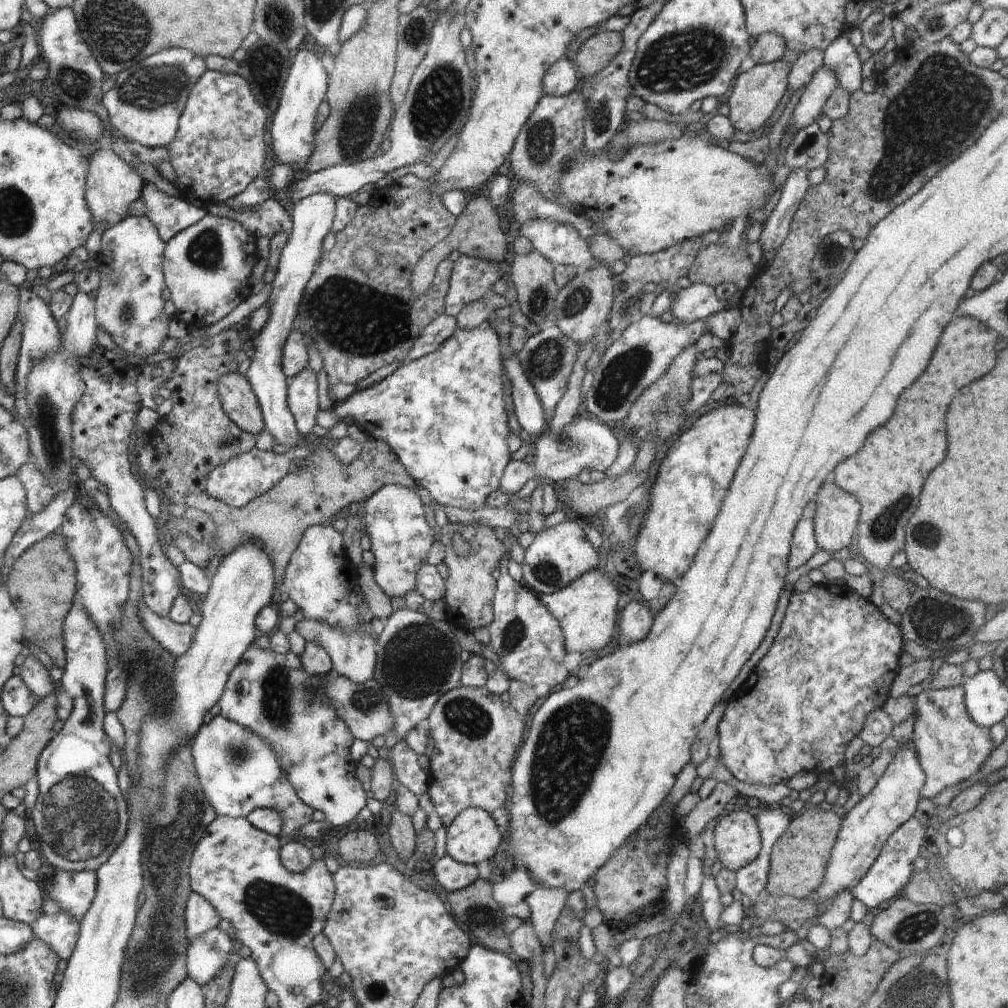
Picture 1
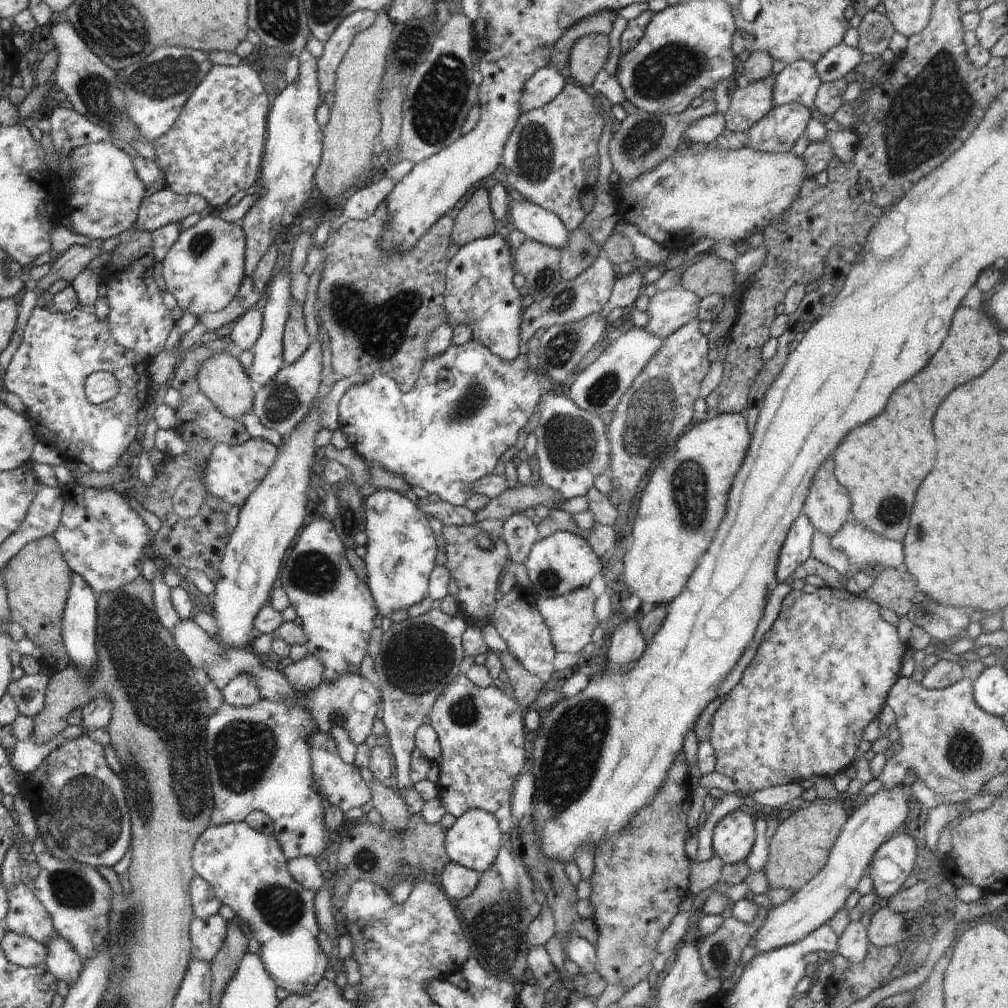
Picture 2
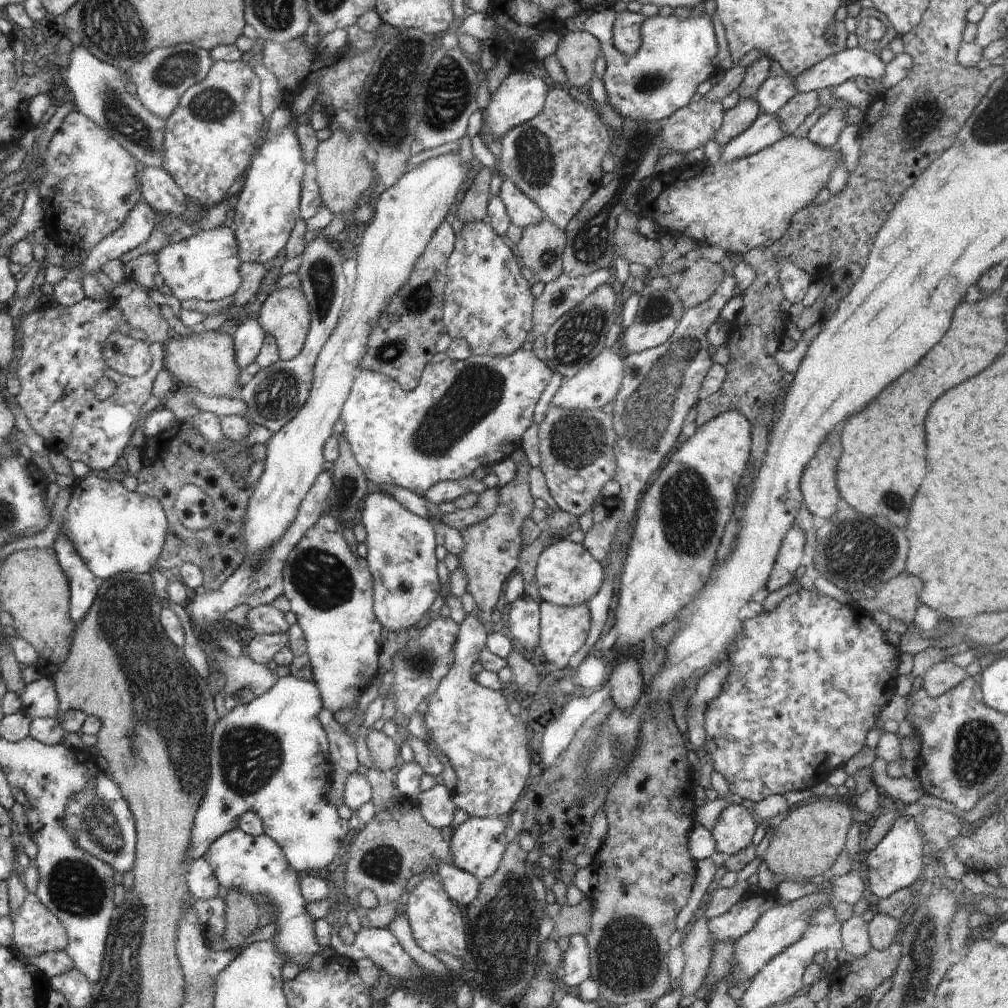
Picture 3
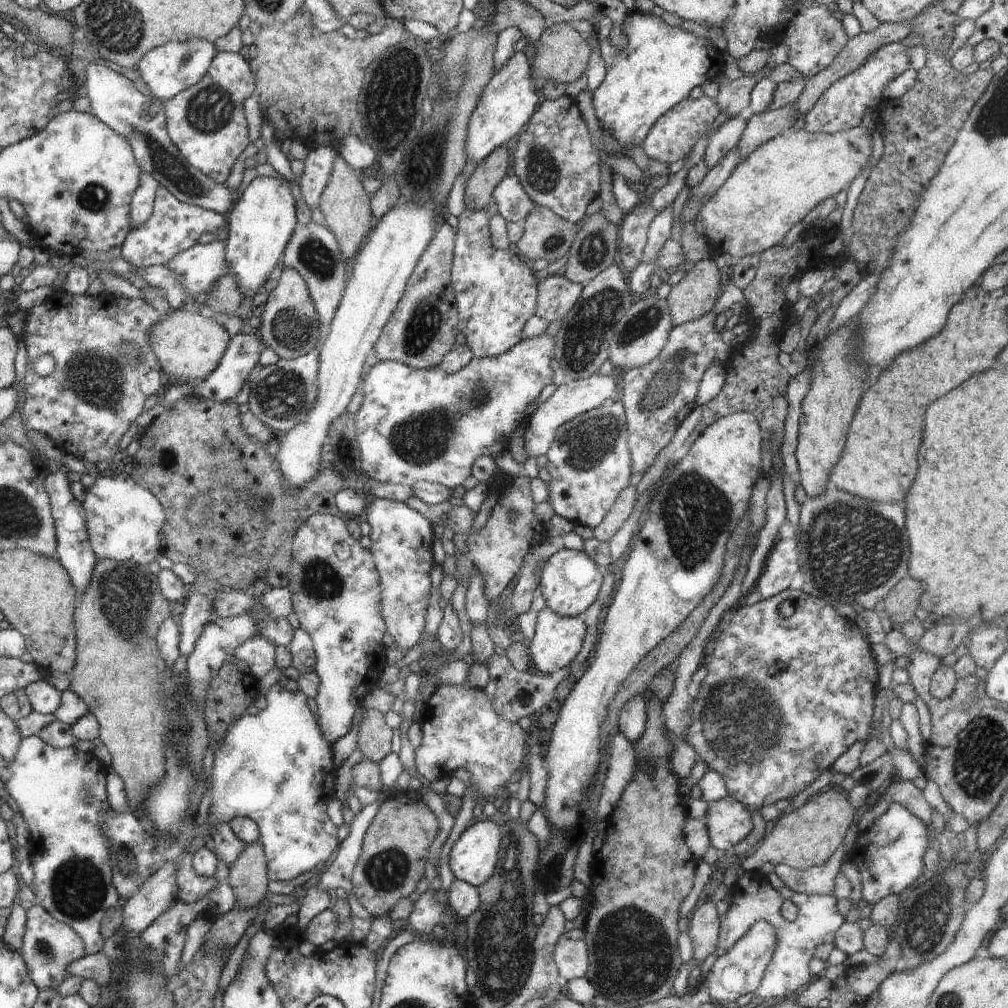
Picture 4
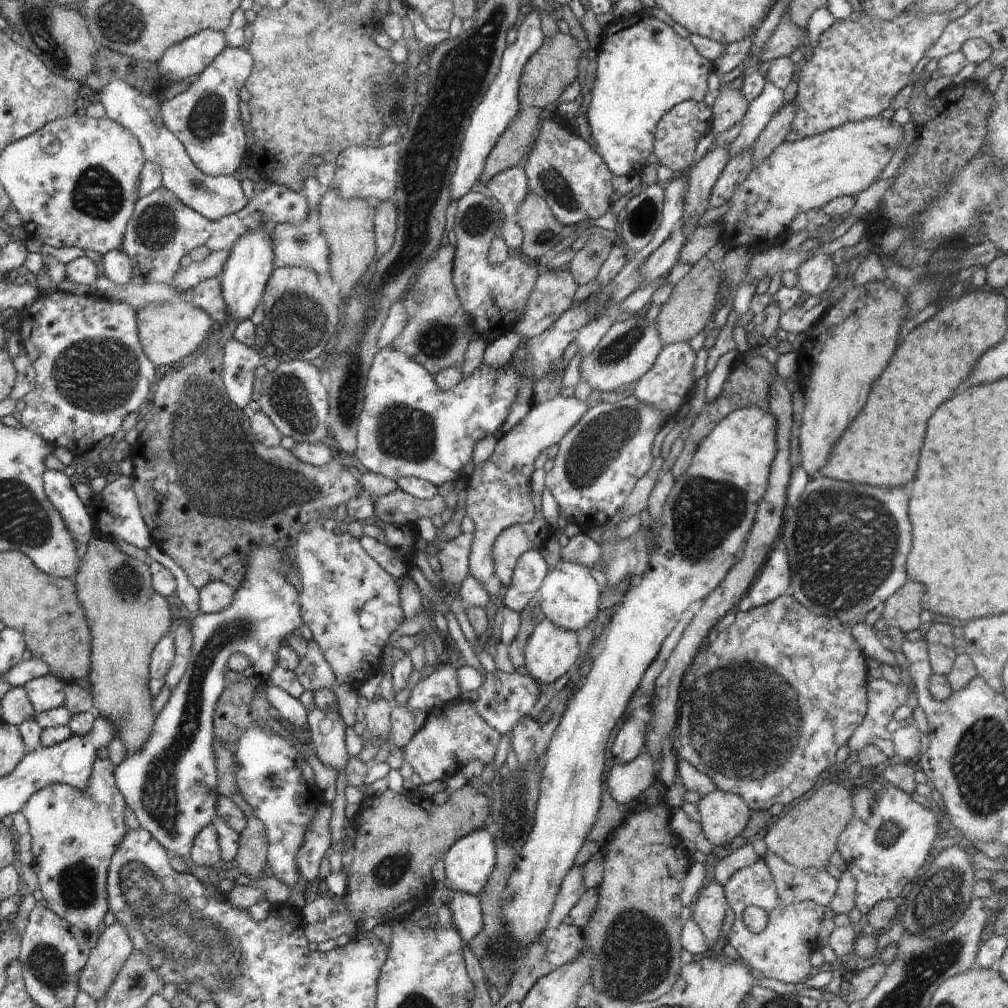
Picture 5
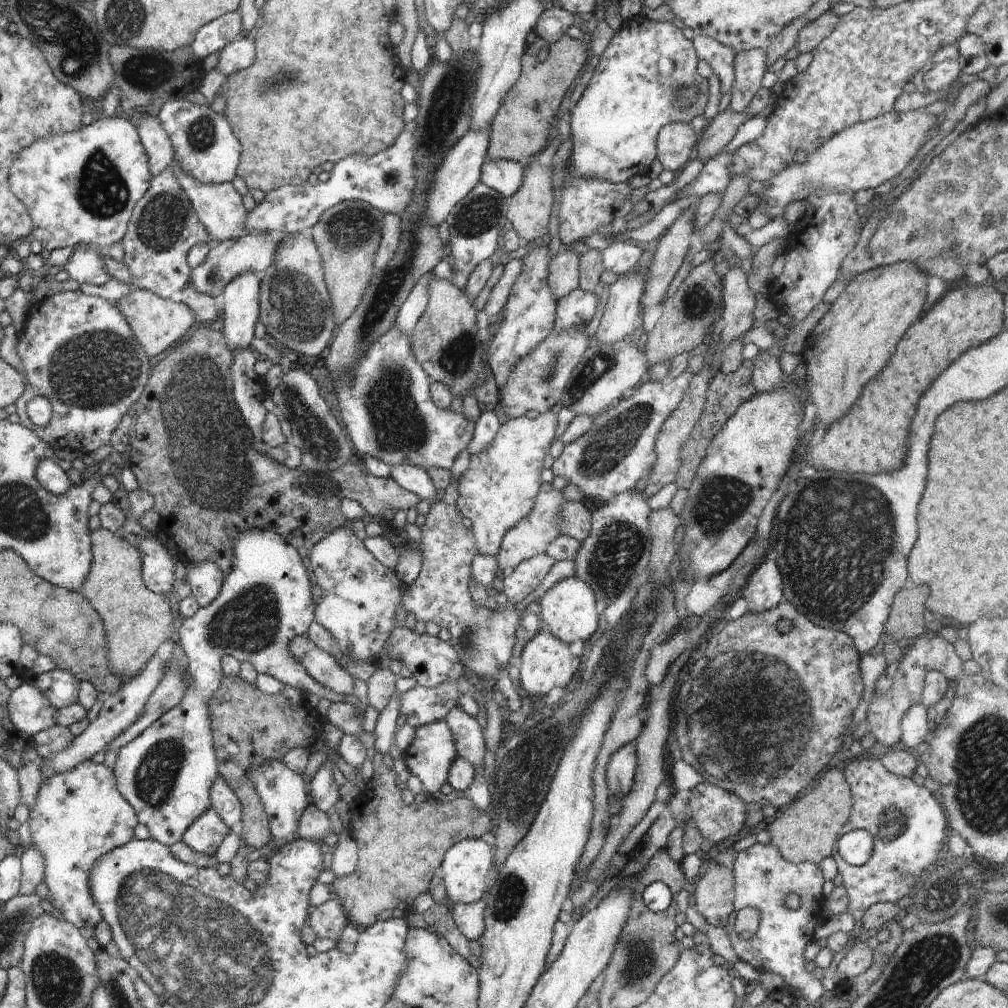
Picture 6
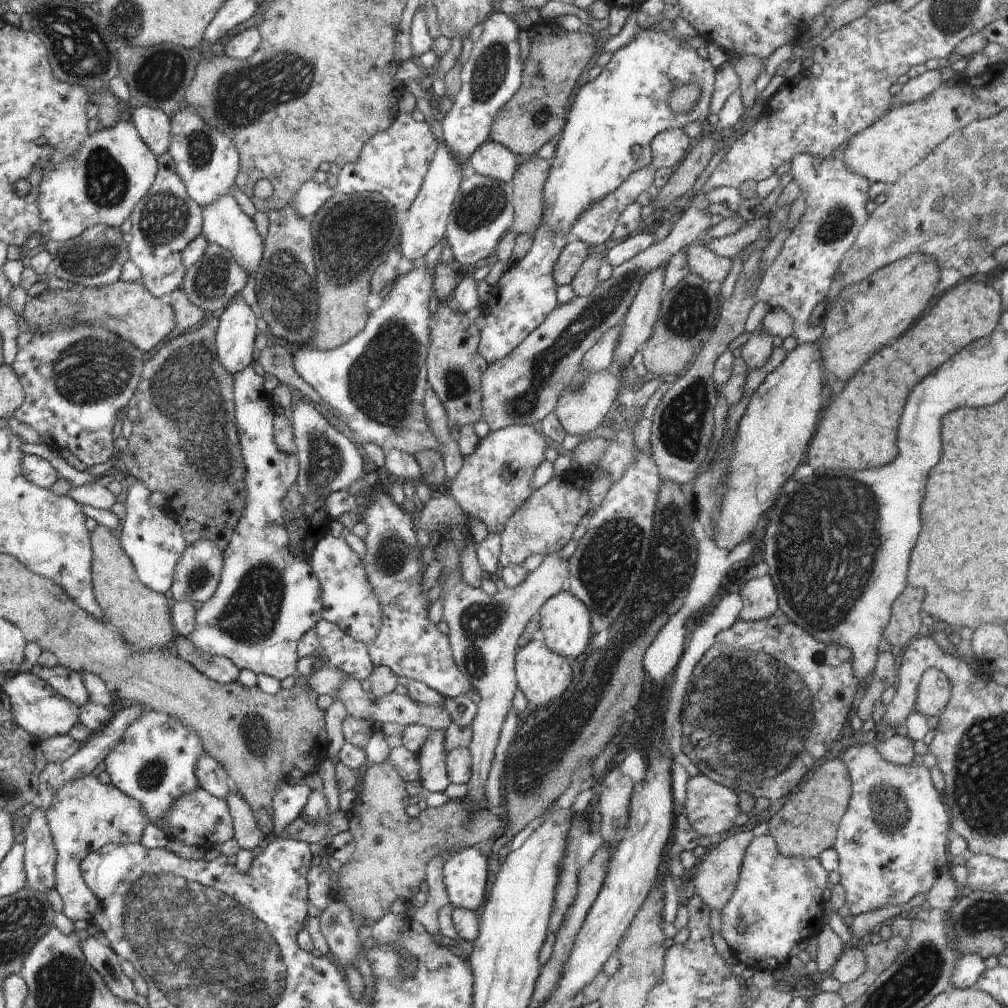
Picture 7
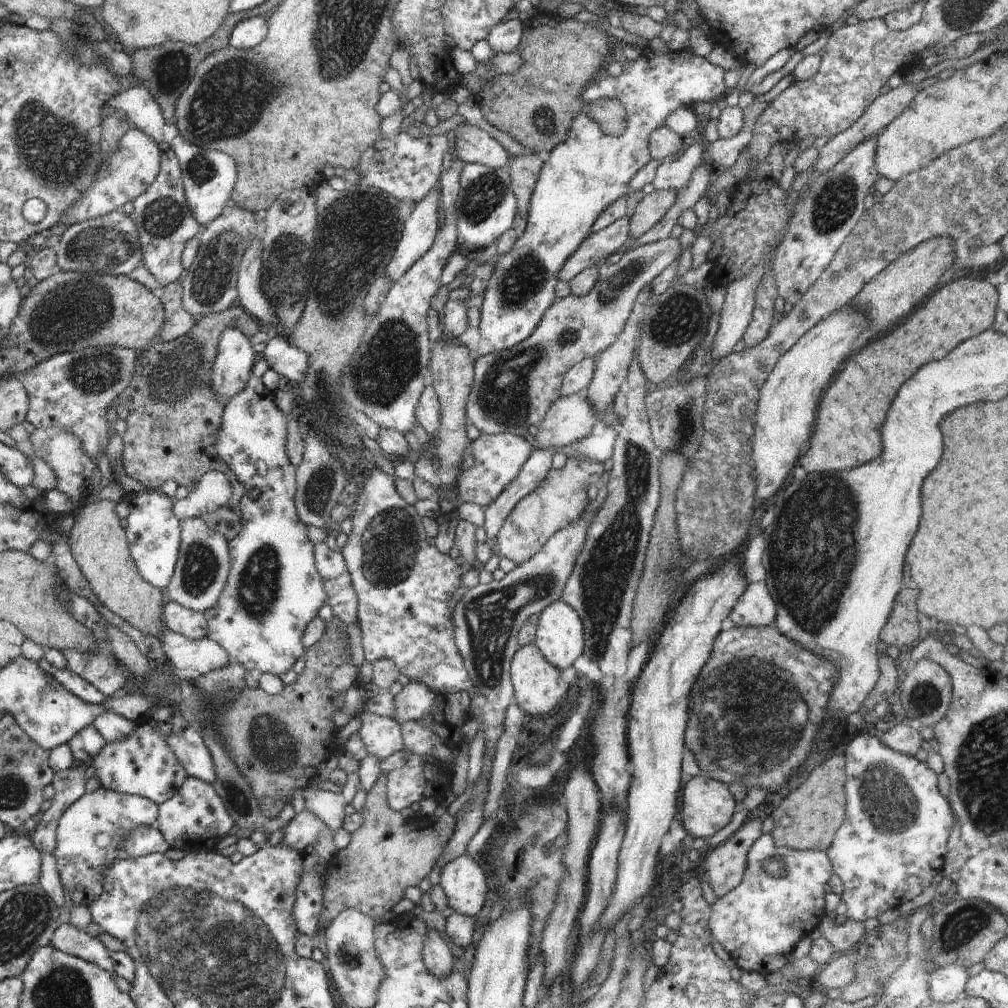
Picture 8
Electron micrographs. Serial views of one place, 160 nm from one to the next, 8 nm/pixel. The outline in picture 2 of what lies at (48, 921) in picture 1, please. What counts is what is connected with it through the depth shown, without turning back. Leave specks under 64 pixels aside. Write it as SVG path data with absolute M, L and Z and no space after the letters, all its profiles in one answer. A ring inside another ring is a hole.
M57 936L47 945L45 965L56 977L56 980L66 982L68 986L73 985L83 969L83 962L78 953L66 942L65 938Z

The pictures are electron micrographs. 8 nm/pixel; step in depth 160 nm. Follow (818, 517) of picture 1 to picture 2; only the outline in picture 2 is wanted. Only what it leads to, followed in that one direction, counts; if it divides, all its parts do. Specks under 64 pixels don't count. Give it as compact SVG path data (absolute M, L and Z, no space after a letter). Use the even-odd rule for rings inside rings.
M826 460L814 474L812 490L804 503L804 512L815 530L830 538L852 516L849 492L837 481L834 460Z

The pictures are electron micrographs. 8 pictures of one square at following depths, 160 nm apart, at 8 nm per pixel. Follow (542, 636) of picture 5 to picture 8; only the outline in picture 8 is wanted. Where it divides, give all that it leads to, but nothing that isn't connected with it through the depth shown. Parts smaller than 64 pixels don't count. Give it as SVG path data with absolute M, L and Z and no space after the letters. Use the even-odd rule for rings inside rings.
M528 644L522 646L516 655L513 657L511 663L511 682L516 694L516 702L525 714L532 714L532 716L540 716L548 714L563 698L569 686L562 680L562 672L552 666L546 658L542 656L536 644Z

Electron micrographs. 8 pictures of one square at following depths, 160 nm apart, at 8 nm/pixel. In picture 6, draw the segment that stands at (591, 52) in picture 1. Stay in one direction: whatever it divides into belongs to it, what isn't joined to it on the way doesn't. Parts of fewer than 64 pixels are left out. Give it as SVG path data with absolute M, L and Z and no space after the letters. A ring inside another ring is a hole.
M562 35L556 42L549 44L542 37L526 48L521 58L521 77L503 98L503 105L491 122L489 130L489 145L486 158L490 160L506 159L519 161L530 158L540 152L550 138L550 126L554 126L554 118L558 114L559 106L570 84L576 76L582 73L582 66L586 62L588 46L583 40L573 39L569 35Z

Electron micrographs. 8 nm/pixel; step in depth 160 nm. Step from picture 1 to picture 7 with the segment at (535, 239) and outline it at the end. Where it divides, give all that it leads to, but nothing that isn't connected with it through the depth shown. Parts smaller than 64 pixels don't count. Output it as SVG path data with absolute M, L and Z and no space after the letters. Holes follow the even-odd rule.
M484 141L468 160L471 172L505 183L513 181L517 171L516 155L497 142Z

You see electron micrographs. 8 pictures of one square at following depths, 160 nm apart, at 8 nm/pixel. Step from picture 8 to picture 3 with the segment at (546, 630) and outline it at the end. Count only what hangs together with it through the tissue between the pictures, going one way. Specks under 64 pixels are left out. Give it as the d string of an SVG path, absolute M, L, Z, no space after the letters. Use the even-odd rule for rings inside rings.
M570 538L546 546L537 560L536 578L540 596L544 601L573 607L587 603L604 584L605 565L599 563L588 549Z

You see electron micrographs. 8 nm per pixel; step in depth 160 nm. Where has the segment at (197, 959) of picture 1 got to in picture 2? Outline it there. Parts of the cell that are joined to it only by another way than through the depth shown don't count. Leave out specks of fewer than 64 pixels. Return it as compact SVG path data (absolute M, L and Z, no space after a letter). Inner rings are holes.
M220 913L205 919L194 916L189 924L191 956L209 964L224 944L227 926L227 920Z

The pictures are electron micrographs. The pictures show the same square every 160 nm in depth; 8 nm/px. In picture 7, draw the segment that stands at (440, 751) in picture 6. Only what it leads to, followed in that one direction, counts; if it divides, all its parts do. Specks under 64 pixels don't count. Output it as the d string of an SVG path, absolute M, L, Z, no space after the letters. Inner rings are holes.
M431 730L416 756L420 761L420 782L425 792L444 792L451 783L447 775L444 730Z

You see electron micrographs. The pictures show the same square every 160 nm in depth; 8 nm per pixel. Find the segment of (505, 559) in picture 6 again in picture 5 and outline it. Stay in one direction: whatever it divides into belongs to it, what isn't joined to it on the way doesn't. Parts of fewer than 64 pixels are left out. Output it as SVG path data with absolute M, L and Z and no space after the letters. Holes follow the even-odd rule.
M533 492L531 499L536 509L535 517L530 522L514 525L503 530L493 544L493 569L500 582L506 586L512 582L513 570L522 553L542 550L554 532L542 515L542 495L539 492Z

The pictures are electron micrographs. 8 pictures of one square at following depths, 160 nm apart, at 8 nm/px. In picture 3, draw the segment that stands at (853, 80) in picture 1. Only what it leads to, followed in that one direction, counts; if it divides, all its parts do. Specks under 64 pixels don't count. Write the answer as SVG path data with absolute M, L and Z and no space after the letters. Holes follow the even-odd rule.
M858 46L825 58L802 74L792 77L791 81L798 93L809 93L827 86L838 86L856 76L881 80L885 72L885 64L879 55Z

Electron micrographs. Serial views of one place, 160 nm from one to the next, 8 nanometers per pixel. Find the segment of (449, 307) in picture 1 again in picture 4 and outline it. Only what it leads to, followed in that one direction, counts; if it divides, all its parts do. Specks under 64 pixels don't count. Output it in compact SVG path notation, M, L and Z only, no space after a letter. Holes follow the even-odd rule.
M468 207L458 217L455 232L451 281L454 287L456 308L458 311L458 330L466 336L466 345L476 357L493 357L504 354L522 340L522 328L526 320L534 315L537 303L536 274L516 253L508 249L497 249L491 245L490 214L484 209Z

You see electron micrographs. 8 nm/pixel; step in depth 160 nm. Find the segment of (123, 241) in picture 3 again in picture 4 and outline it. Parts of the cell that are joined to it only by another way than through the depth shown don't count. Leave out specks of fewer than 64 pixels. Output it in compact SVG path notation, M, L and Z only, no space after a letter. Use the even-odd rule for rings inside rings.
M146 171L139 174L139 185L132 193L131 198L131 229L140 226L148 220L153 211L156 191L159 189L159 182Z

